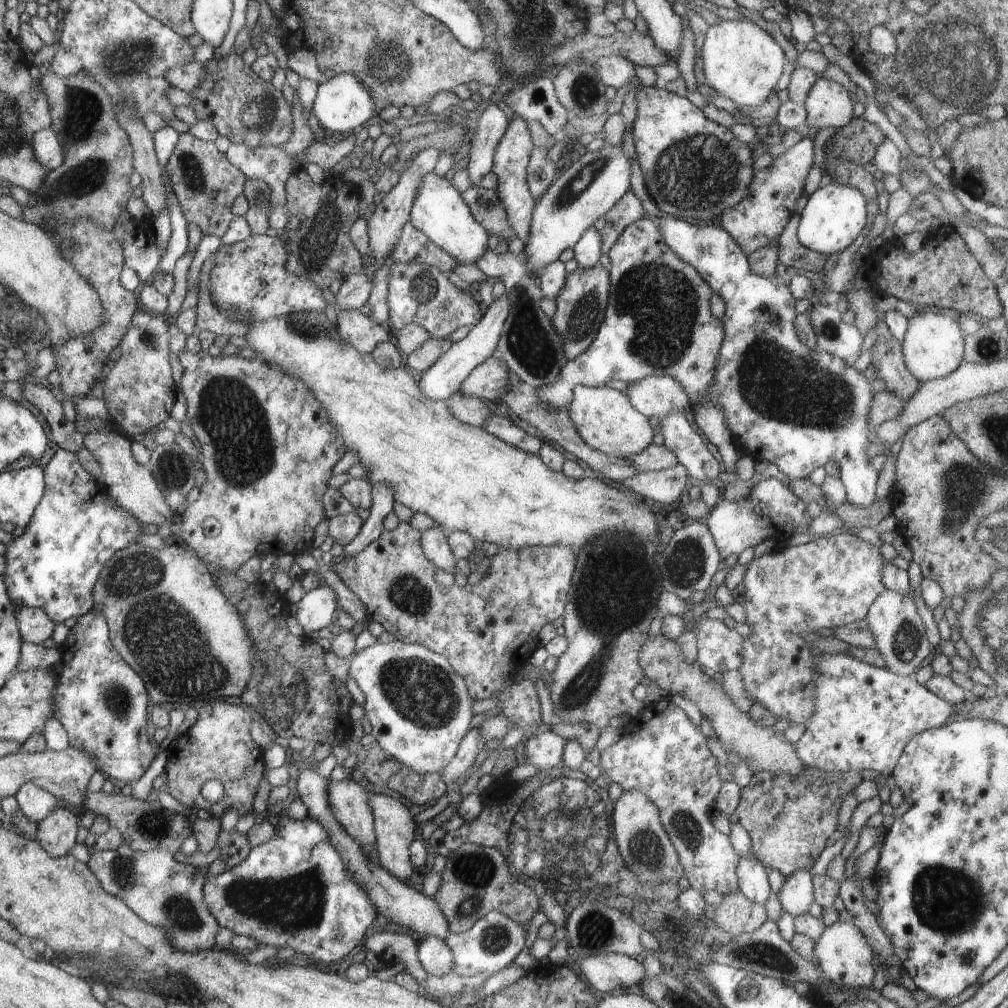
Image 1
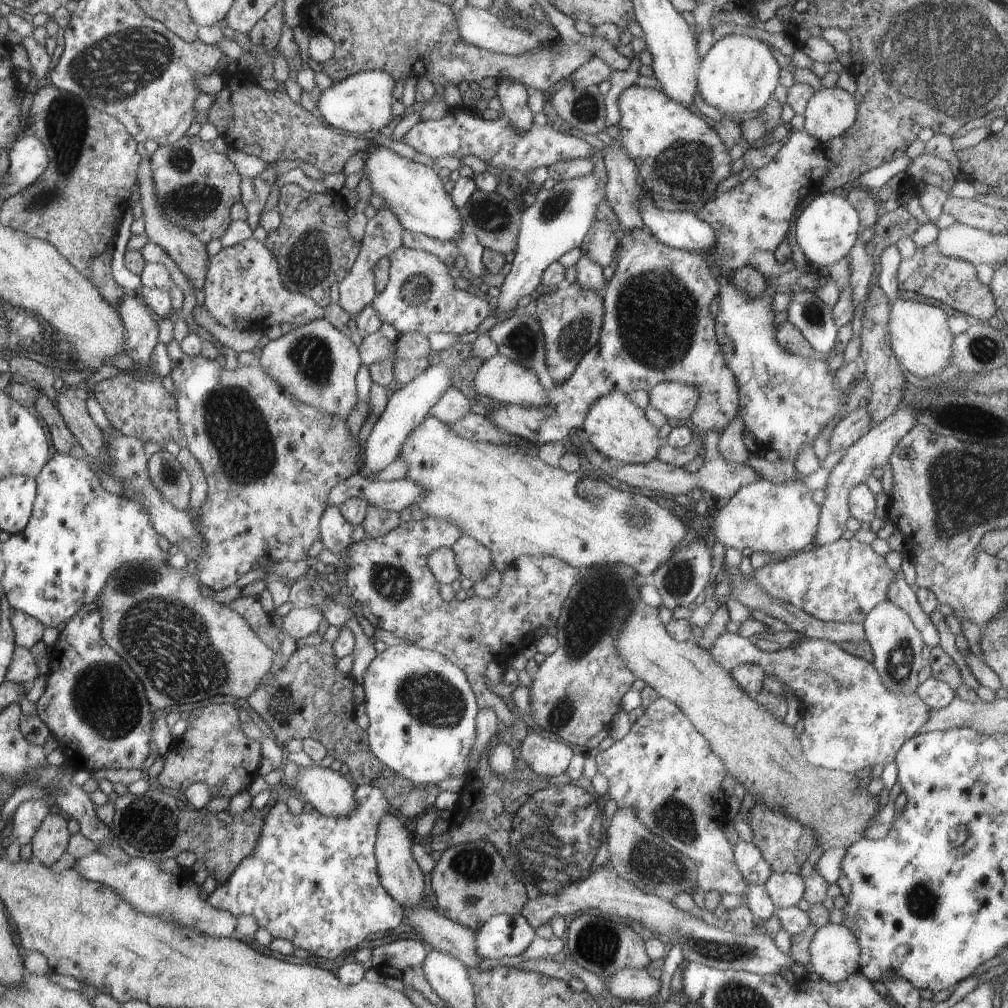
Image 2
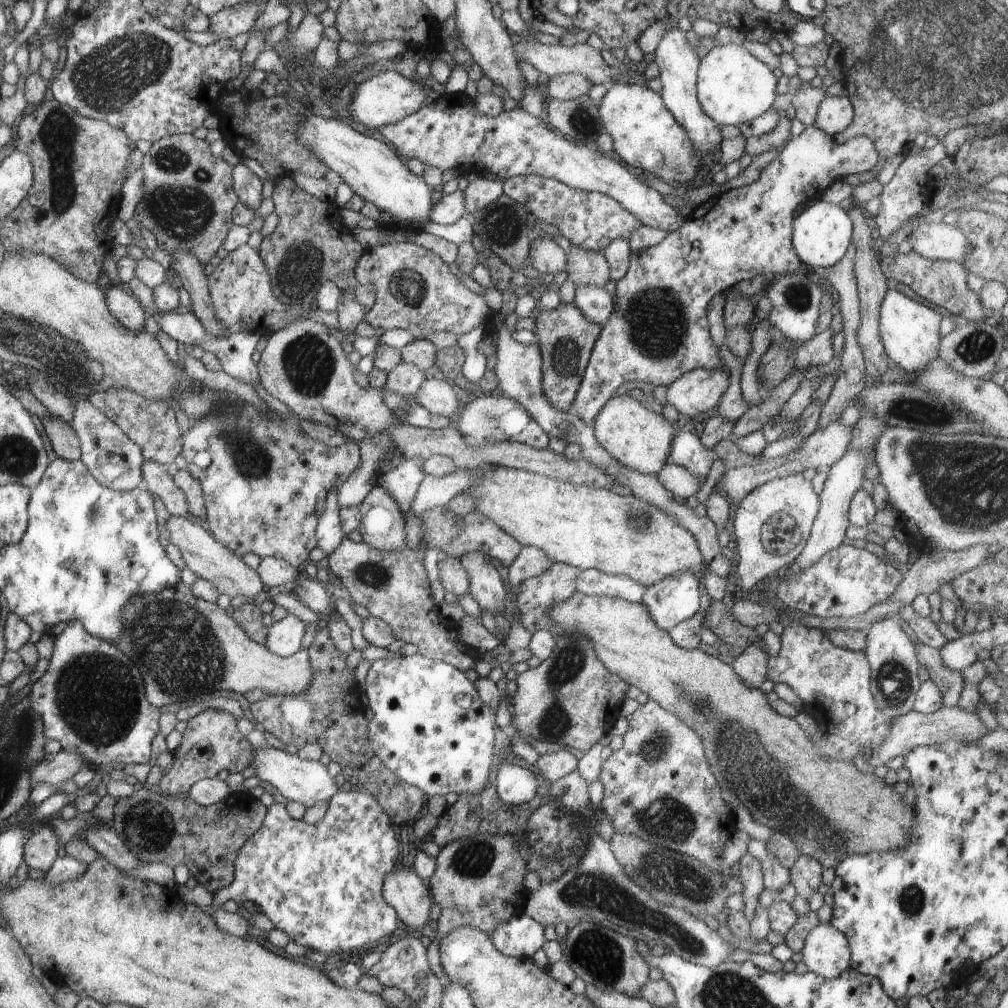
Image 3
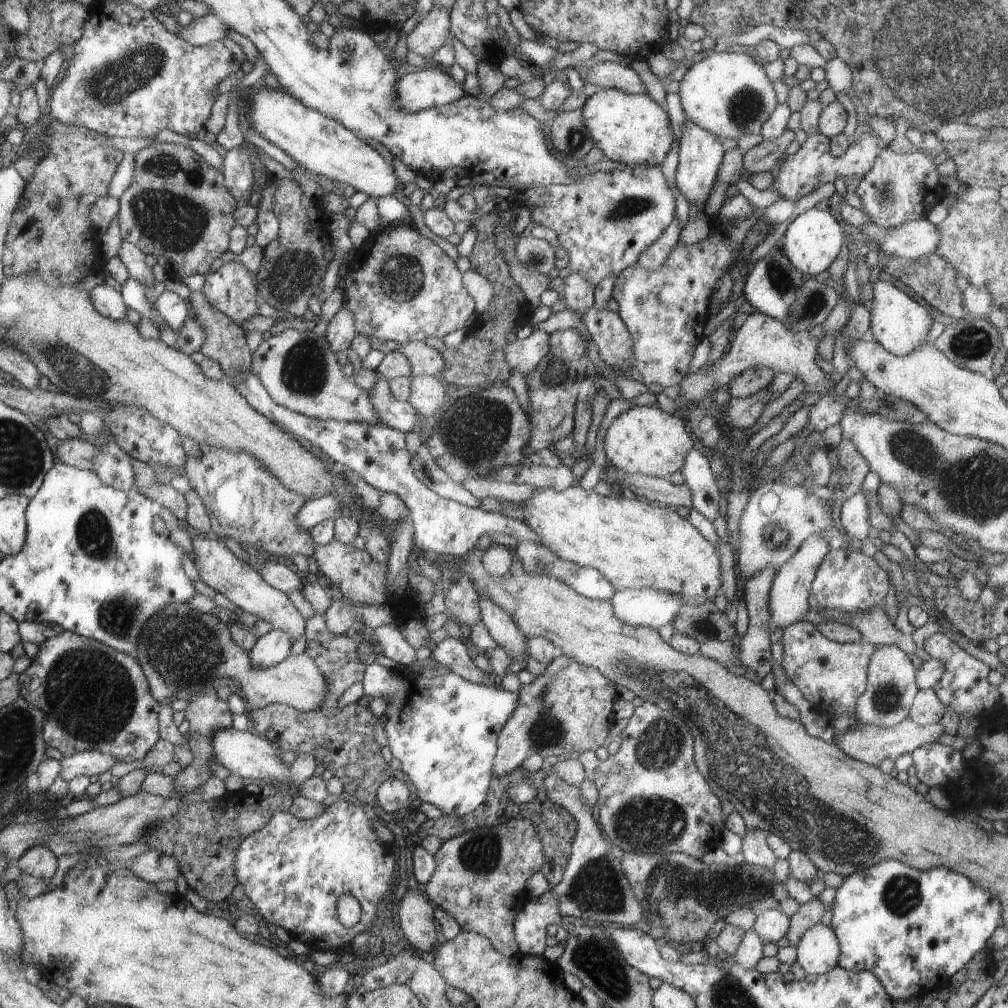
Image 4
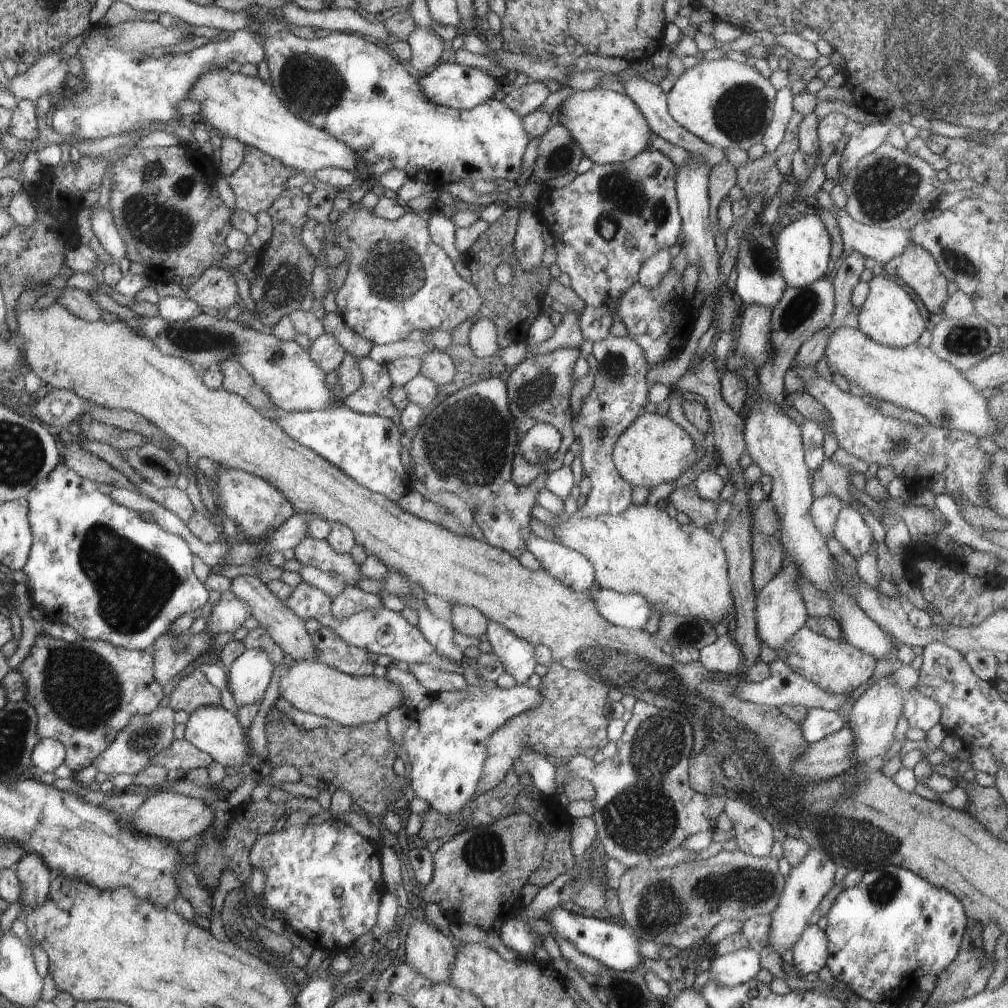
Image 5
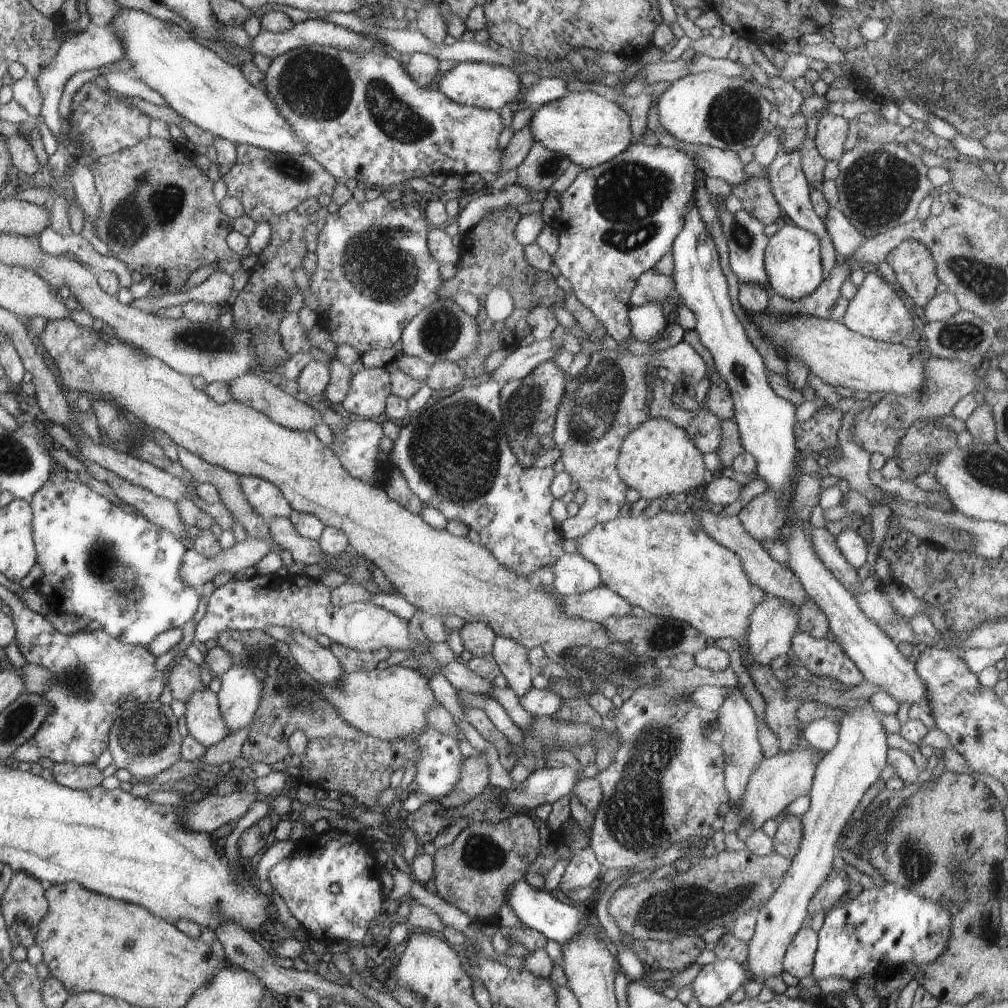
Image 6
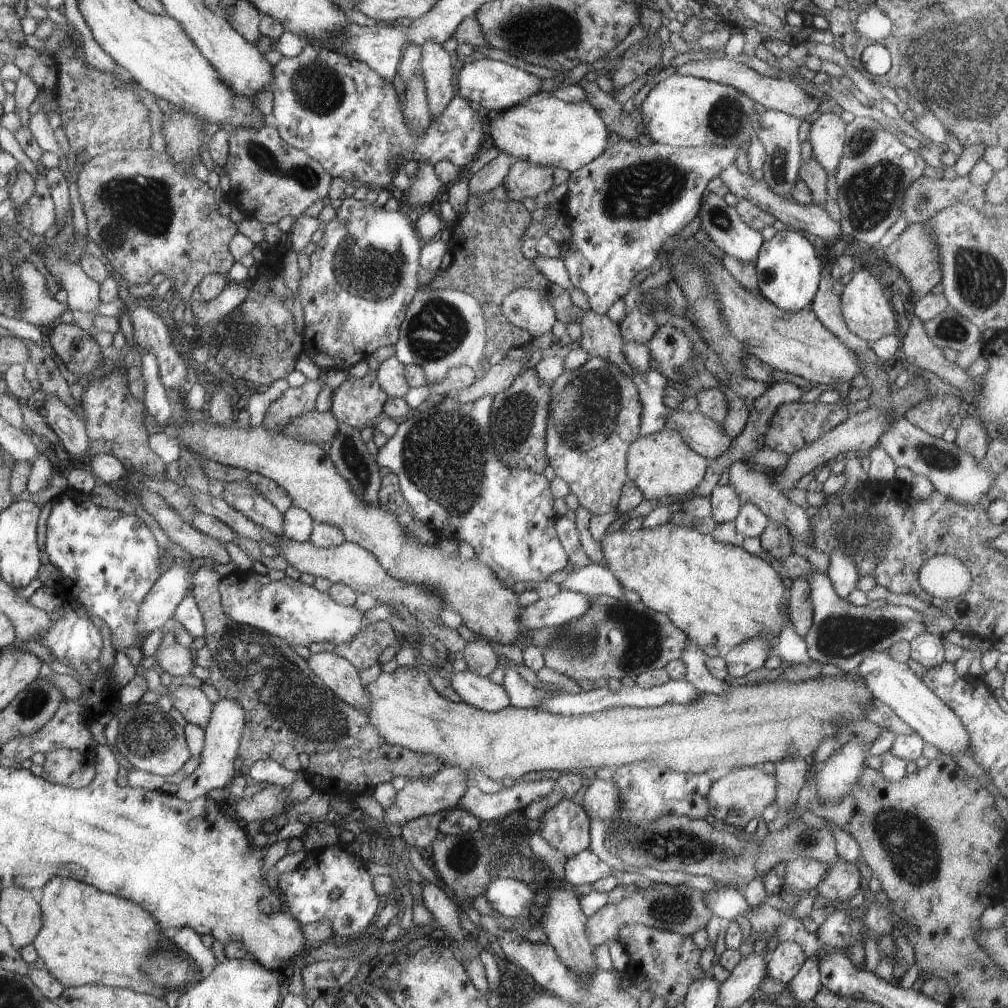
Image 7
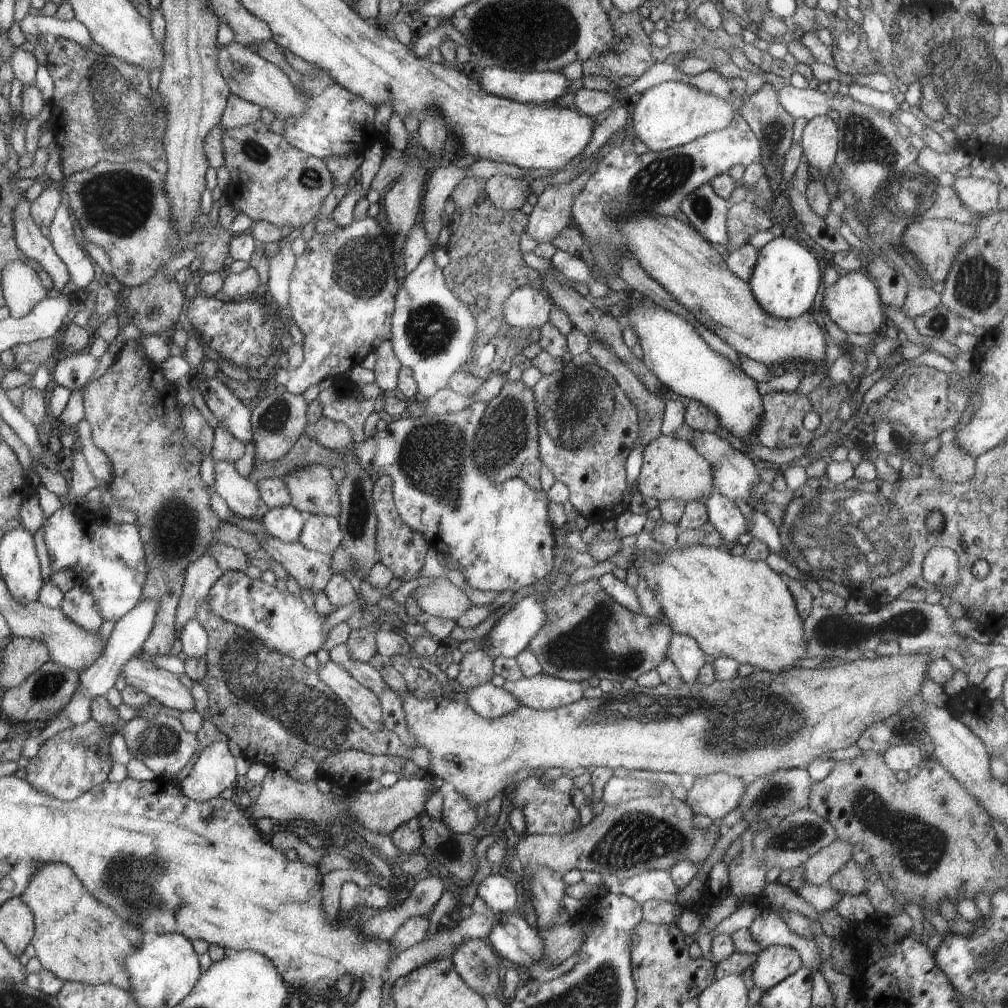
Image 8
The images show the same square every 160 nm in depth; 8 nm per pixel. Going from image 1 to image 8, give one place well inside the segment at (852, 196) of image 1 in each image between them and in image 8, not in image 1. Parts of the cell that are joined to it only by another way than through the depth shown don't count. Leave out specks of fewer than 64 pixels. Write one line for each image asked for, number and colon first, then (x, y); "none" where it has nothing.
2: (827, 229)
3: (821, 235)
4: (812, 241)
5: (803, 254)
6: (792, 260)
7: (789, 269)
8: (785, 279)

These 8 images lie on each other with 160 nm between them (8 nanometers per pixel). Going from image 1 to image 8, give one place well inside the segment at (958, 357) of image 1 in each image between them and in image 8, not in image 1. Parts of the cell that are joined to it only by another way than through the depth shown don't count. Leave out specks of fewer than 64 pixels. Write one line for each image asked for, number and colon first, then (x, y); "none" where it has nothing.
2: (920, 338)
3: (910, 333)
4: (898, 323)
5: (889, 316)
6: (876, 311)
7: (866, 308)
8: (853, 303)

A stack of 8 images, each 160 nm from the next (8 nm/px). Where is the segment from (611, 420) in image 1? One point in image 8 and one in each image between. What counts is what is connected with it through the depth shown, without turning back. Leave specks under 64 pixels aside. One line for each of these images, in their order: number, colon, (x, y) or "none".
2: (614, 425)
3: (640, 439)
4: (646, 440)
5: (653, 449)
6: (657, 459)
7: (662, 464)
8: (672, 469)

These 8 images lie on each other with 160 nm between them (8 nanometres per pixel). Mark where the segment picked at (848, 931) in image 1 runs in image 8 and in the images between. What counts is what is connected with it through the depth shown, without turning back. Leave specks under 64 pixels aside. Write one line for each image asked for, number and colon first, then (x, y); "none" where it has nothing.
2: (835, 953)
3: (826, 953)
4: (818, 950)
5: (810, 952)
6: (799, 958)
7: (787, 959)
8: (772, 965)

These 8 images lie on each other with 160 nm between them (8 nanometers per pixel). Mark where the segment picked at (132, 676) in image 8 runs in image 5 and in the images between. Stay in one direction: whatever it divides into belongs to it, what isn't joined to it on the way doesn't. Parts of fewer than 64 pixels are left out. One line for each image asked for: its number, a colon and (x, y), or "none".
5: (214, 730)
6: (204, 721)
7: (192, 703)

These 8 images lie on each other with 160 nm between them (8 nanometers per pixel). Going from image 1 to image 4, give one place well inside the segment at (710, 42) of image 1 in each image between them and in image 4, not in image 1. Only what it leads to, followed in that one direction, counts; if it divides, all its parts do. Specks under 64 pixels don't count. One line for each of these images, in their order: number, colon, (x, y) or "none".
2: (739, 74)
3: (733, 86)
4: (728, 94)

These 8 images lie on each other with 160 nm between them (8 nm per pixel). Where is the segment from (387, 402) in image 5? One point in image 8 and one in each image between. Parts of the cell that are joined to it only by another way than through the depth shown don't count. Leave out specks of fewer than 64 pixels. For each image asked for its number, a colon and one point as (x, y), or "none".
6: (369, 389)
7: (356, 402)
8: (342, 405)

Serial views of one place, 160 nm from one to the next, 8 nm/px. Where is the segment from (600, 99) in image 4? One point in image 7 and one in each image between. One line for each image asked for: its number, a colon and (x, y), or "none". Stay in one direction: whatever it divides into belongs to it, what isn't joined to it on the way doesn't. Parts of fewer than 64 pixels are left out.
5: (608, 127)
6: (589, 129)
7: (544, 130)

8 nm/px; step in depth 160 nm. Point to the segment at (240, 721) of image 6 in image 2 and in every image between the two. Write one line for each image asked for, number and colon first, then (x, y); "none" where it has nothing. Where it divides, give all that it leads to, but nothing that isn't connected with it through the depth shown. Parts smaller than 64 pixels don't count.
2: (299, 623)
3: (284, 638)
4: (270, 649)
5: (249, 675)

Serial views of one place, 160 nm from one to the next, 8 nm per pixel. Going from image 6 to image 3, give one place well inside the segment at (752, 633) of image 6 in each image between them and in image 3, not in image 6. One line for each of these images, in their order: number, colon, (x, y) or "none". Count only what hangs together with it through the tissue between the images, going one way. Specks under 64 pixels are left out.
3: (846, 477)
4: (788, 602)
5: (780, 611)

